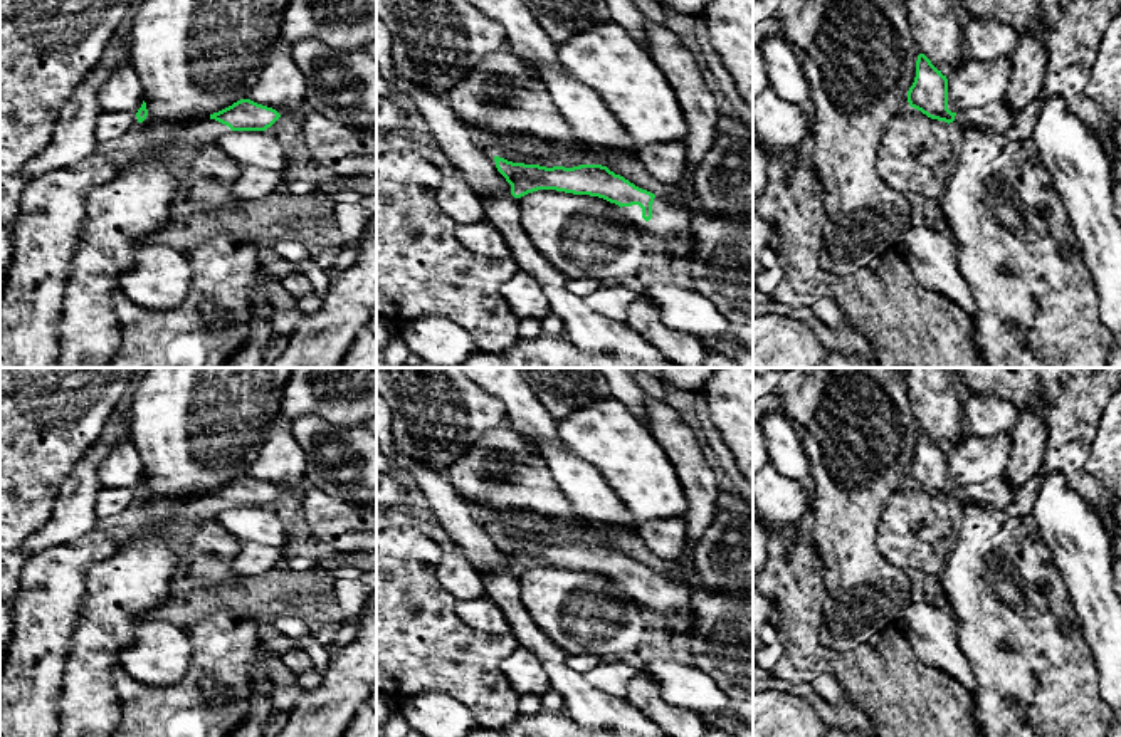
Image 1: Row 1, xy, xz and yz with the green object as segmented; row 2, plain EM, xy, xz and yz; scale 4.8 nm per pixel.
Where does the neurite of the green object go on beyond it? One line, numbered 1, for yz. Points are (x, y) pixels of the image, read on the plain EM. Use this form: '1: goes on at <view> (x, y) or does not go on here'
1: does not go on here

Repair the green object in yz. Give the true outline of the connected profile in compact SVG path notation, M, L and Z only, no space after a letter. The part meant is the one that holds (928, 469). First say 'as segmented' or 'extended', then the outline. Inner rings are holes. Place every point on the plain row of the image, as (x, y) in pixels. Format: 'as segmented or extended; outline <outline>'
as segmented; outline M924 430L918 431L916 453L908 467L908 478L931 495L948 500L955 497L956 489L948 485L948 455Z

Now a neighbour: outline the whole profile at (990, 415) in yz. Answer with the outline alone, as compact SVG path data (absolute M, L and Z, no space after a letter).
M970 395L963 406L965 436L993 438L1000 433L1012 433L1020 420L1020 411L1012 400L1000 395Z

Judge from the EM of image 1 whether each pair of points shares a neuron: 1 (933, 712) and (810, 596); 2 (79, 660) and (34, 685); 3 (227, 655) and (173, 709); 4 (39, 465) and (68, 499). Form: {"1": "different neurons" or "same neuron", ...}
{"1": "same neuron", "2": "different neurons", "3": "same neuron", "4": "different neurons"}

